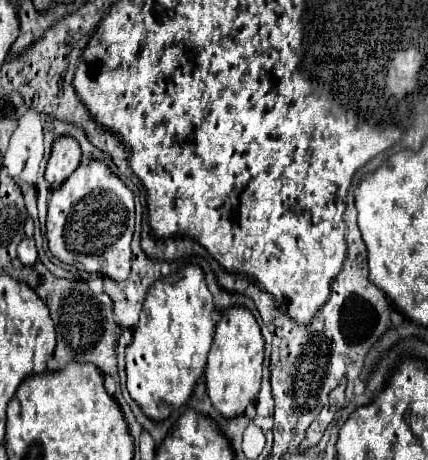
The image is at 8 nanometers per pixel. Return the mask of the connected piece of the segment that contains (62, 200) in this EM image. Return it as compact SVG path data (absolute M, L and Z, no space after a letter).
M100 160L80 164L70 180L52 192L46 218L50 252L84 272L126 280L132 266L130 240L134 232L134 196L130 188Z

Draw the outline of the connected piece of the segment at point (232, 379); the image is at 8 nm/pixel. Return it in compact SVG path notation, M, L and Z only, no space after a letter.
M242 306L224 310L220 322L216 324L216 334L206 364L208 398L224 418L244 414L246 406L256 400L262 380L262 358L264 358L264 338L260 334L260 326L254 314Z

